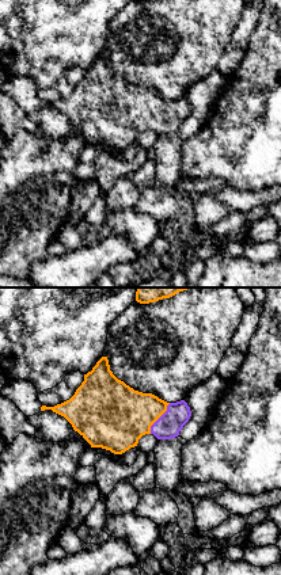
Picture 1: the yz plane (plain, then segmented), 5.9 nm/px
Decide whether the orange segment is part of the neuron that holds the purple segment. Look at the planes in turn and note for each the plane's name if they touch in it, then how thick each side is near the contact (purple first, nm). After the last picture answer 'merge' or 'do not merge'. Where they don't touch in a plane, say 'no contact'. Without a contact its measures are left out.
contact in yz; calibres 150 and 380 nm

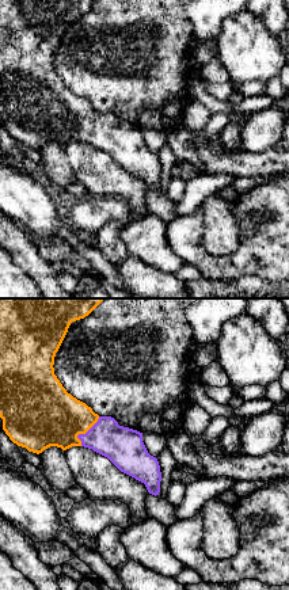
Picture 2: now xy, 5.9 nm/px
contact in xy; calibres 240 and 360 nm

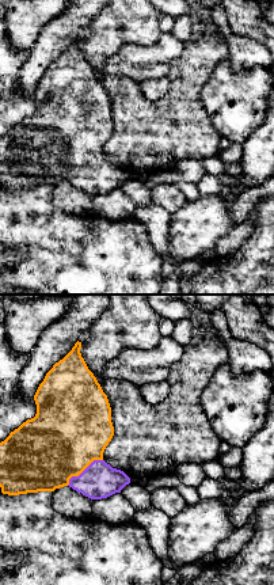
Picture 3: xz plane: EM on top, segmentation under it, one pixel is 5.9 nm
contact in xz; calibres 220 and 460 nm

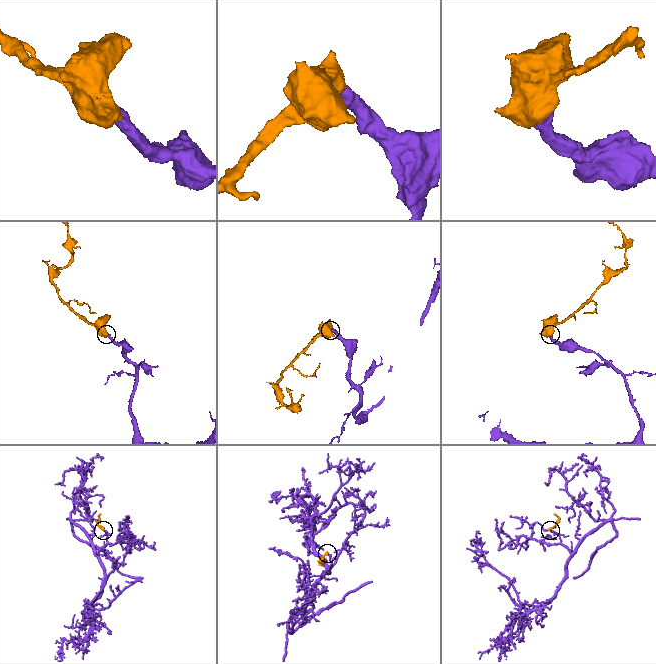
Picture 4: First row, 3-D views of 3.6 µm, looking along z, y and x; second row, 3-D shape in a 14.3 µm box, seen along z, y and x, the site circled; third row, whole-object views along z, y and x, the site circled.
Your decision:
merge

